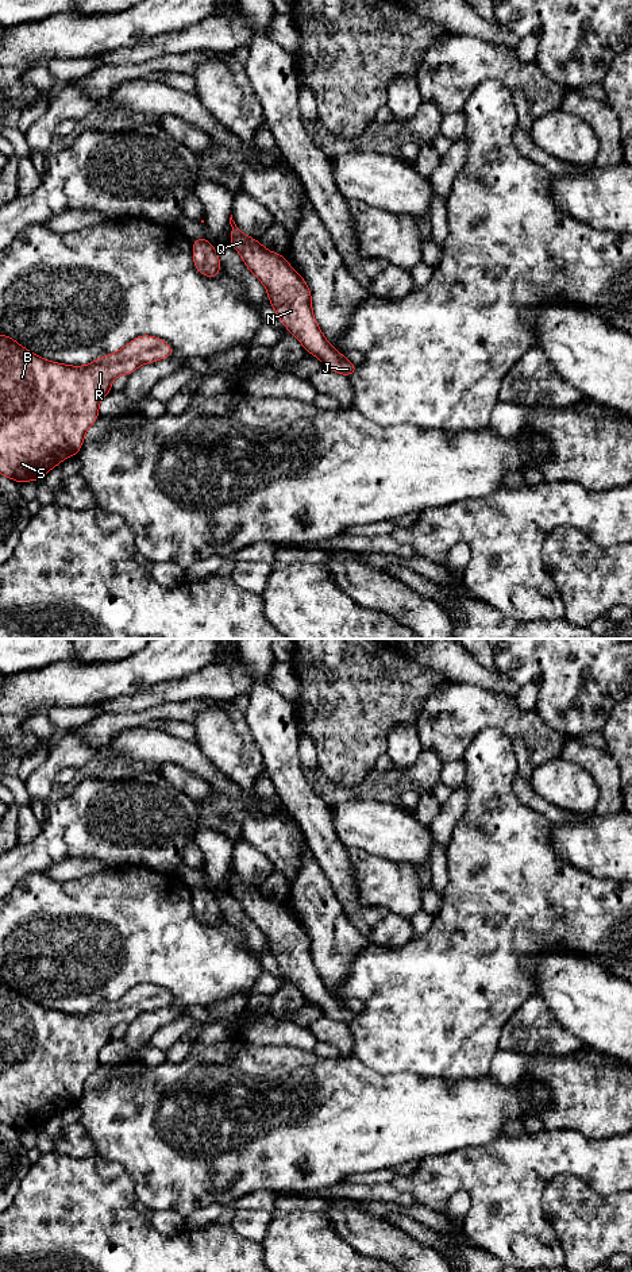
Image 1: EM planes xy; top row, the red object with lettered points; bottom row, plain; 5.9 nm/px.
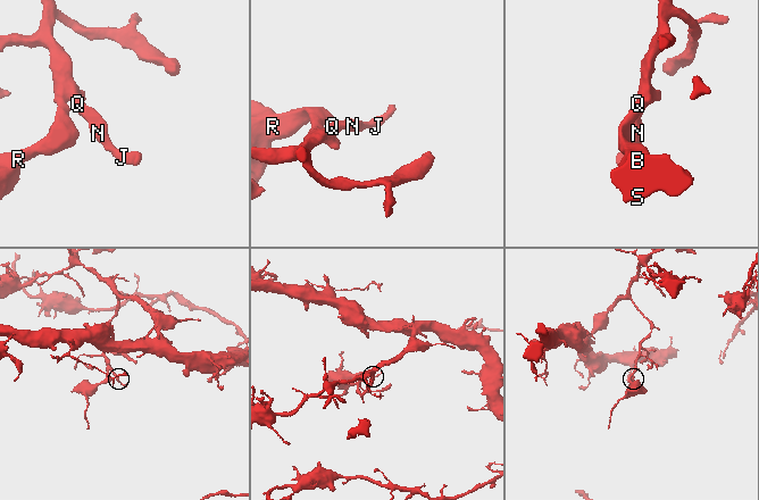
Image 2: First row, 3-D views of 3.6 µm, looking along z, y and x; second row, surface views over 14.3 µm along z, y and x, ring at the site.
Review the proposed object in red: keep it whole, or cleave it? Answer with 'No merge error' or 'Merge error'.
No merge error

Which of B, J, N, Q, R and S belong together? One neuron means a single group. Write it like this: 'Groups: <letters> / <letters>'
Groups: B J N Q R S

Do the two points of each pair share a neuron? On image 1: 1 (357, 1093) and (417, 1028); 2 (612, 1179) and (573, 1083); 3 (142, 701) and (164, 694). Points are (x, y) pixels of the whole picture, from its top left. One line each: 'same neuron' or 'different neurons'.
1: different neurons
2: different neurons
3: same neuron

